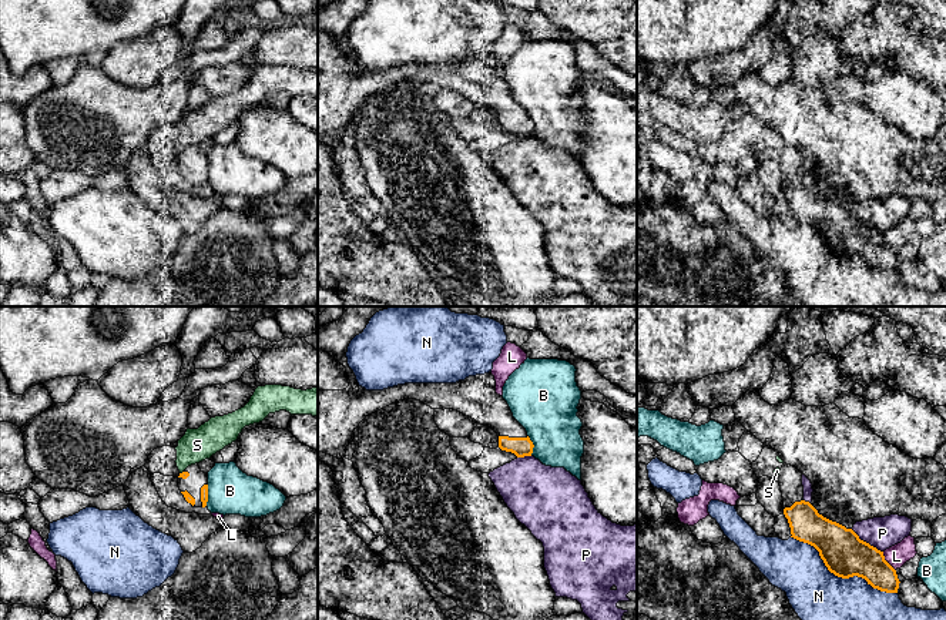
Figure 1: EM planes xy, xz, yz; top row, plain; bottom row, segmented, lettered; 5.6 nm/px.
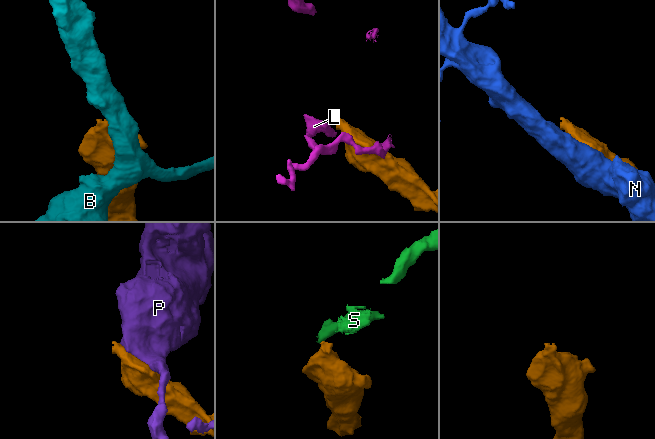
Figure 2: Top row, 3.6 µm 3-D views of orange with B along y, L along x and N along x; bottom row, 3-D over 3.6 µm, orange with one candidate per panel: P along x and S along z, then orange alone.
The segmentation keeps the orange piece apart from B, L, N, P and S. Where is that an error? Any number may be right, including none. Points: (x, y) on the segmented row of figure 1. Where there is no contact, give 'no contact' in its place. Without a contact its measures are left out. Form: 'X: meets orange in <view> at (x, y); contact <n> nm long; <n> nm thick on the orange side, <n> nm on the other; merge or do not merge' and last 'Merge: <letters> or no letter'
B: meets orange in xy at (207, 495); contact 120 nm long; 50 nm thick on the orange side, 260 nm on the other; do not merge
L: meets orange in yz at (886, 562); contact 130 nm long; 240 nm thick on the orange side, 120 nm on the other; do not merge
N: meets orange in yz at (841, 576); contact 700 nm long; 240 nm thick on the orange side, 300 nm on the other; do not merge
P: meets orange in yz at (865, 542); contact 220 nm long; 240 nm thick on the orange side, 180 nm on the other; do not merge
S: meets orange in xy at (183, 472); contact 30 nm long; 50 nm thick on the orange side, 190 nm on the other; do not merge
Merge: no letter

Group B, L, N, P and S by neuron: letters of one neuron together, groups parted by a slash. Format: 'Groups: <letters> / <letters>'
Groups: B / L / N / P / S

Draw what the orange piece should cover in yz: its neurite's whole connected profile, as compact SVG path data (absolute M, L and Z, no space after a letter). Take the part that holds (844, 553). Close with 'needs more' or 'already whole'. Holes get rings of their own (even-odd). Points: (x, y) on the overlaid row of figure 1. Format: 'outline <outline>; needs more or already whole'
outline M805 500L784 509L791 537L814 546L825 566L838 577L862 577L873 589L898 593L896 570L885 560L883 552L859 539L845 526L832 522Z; already whole

